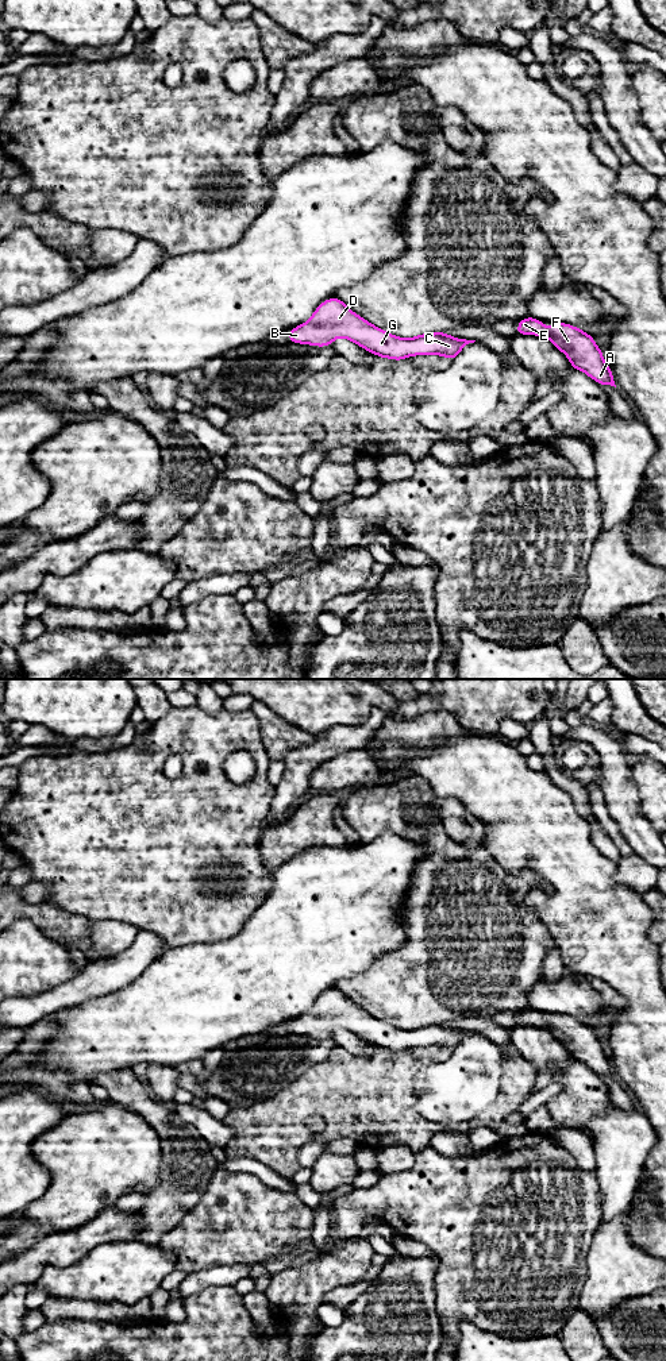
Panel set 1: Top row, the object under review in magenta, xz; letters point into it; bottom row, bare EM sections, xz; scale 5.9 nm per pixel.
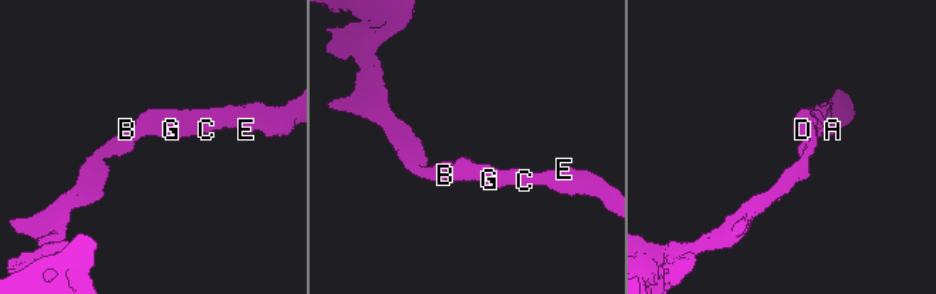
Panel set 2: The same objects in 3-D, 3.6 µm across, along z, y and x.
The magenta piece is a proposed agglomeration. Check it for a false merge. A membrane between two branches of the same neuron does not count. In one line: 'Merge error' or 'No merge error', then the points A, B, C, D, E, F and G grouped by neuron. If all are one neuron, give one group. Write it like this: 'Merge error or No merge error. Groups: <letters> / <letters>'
No merge error. Groups: A B C D E F G

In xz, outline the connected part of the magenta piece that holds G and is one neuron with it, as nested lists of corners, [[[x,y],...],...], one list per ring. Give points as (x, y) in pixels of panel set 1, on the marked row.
[[[336,297],[323,301],[307,323],[288,333],[288,342],[319,347],[330,346],[336,338],[349,339],[380,358],[394,361],[413,355],[442,355],[453,361],[466,344],[476,342],[446,332],[403,339],[373,325]]]

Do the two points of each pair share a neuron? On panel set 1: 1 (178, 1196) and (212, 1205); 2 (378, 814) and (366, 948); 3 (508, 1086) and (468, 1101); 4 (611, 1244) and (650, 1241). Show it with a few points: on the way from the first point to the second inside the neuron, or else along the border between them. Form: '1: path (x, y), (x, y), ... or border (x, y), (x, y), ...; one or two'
1: border (214, 1173), (201, 1198), (176, 1223); two
2: border (407, 839), (382, 832), (372, 840), (361, 843); two
3: border (504, 1059), (500, 1067), (497, 1094), (478, 1115); two
4: border (627, 1211), (630, 1238), (651, 1256); two

